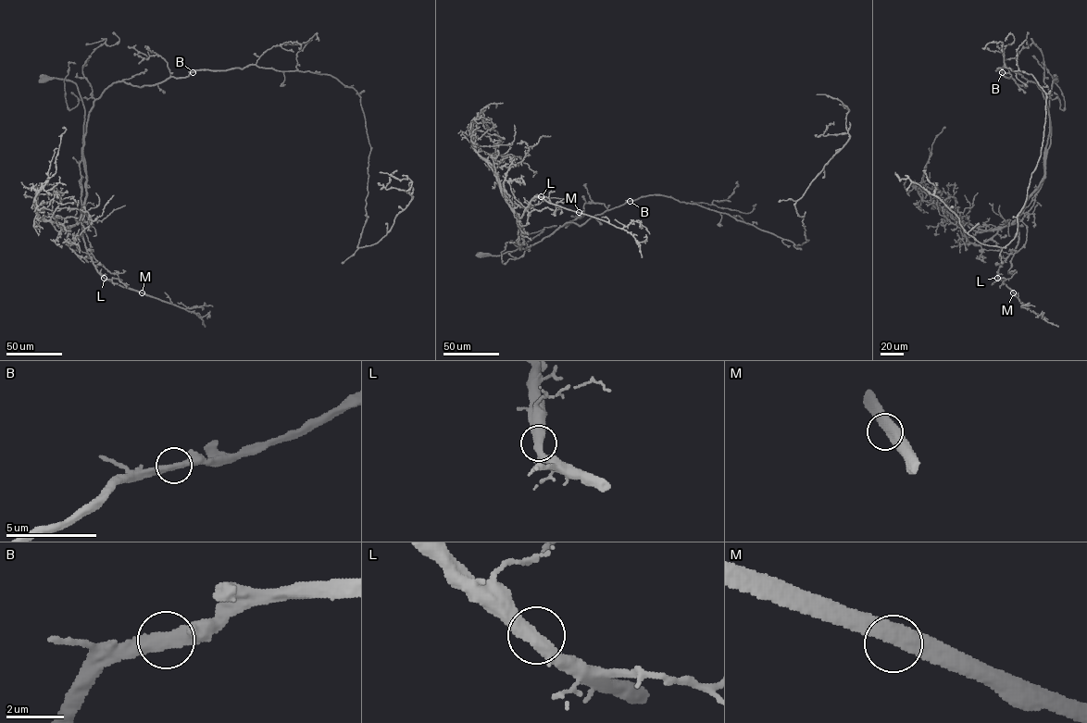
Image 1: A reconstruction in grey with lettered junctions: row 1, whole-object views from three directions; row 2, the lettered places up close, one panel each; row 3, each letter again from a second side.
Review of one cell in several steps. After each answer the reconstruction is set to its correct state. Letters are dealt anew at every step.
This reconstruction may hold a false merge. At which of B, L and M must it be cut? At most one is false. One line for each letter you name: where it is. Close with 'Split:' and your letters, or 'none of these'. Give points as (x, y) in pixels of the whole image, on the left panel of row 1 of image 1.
Split: none of these

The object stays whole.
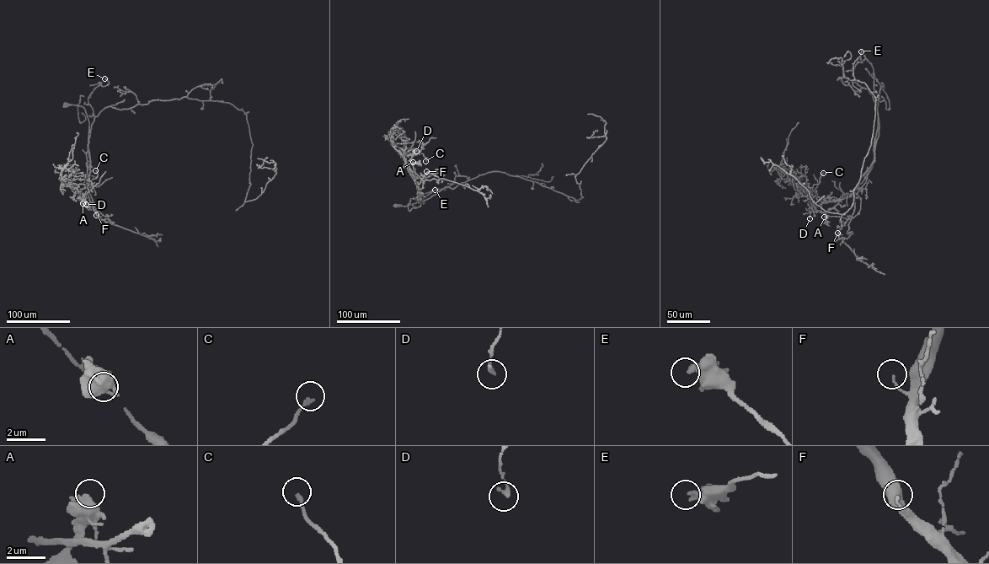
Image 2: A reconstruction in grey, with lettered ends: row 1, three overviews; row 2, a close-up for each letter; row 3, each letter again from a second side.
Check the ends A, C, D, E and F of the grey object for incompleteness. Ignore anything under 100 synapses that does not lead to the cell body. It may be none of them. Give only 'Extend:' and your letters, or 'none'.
Extend: none

